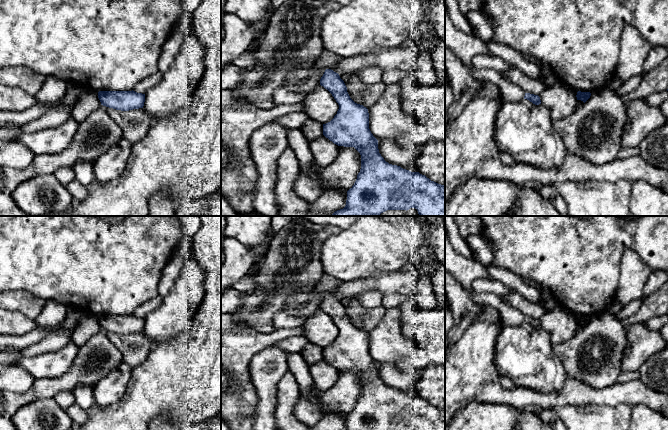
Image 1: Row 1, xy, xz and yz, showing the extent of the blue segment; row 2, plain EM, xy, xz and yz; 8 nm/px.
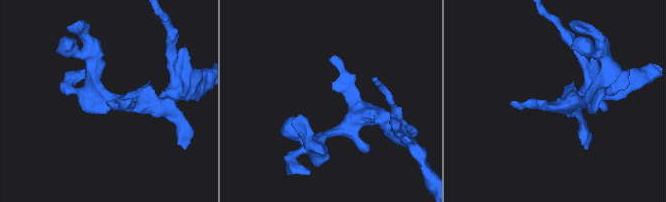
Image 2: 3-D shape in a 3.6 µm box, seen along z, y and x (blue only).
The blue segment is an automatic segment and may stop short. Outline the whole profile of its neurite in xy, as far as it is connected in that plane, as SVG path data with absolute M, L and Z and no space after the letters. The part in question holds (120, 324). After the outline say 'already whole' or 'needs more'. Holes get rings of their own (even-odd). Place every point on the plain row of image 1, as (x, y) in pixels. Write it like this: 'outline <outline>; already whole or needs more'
outline M99 315L101 329L121 335L143 332L145 318L135 315Z; already whole

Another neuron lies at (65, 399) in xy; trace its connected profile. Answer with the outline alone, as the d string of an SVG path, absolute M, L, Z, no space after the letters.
M69 391L59 392L54 397L54 400L64 410L66 410L67 408L69 408L73 404L75 404L75 398L74 398L72 392L69 392Z

